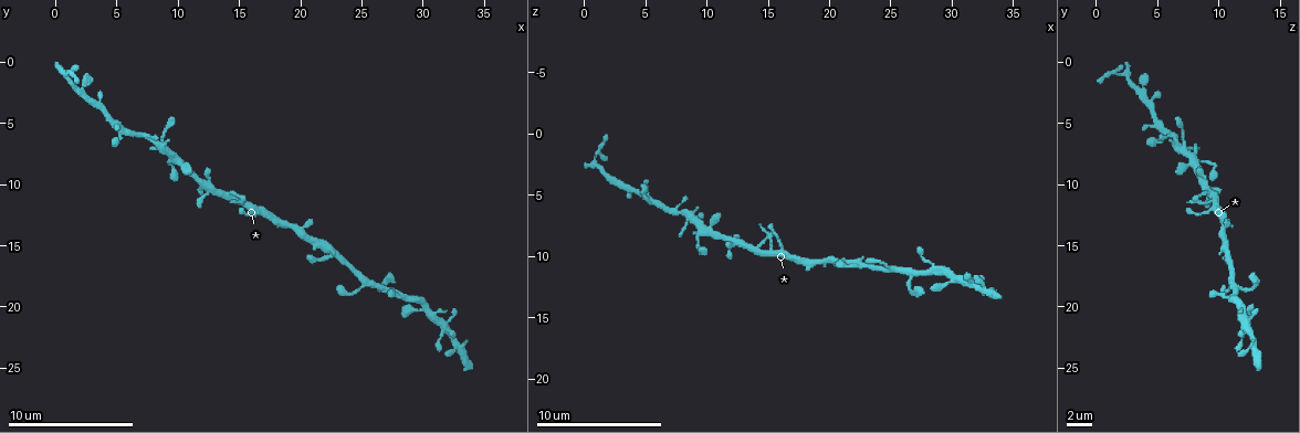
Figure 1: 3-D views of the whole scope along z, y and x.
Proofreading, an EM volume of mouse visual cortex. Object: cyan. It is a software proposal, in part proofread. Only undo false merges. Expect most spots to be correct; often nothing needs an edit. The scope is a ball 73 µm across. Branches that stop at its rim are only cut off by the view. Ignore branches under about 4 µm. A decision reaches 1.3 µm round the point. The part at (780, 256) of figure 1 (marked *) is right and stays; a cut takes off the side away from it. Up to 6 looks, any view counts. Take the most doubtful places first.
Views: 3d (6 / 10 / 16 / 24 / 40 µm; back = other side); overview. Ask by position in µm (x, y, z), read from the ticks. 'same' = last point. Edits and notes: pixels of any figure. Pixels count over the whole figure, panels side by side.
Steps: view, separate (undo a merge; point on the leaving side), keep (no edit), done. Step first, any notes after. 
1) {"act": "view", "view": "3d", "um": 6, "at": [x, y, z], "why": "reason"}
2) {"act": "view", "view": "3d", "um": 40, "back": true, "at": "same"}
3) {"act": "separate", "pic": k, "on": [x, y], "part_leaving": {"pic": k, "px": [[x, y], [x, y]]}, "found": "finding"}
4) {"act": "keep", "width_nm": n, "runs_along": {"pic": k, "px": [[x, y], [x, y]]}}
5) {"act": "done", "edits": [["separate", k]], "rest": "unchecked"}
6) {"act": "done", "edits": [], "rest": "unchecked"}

{"act": "view", "view": "3d", "um": 10, "at": [6.2, 6.0, 5.8], "why": "three-way junction"}

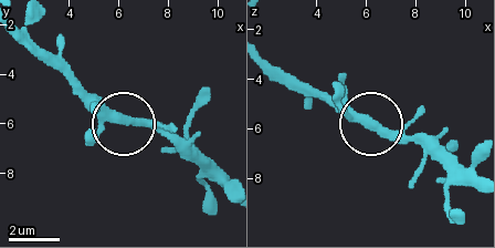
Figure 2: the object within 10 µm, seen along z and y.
{"act": "keep", "arms": 3, "runs_along": {"pic": 2, "px": [[474, 187], [404, 136], [360, 124], [317, 90]]}, "found": "all the same neuron"}

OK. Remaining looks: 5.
{"act": "view", "view": "3d", "um": 6, "at": [1.6, 2.0, 3.0], "why": "calibre changes"}

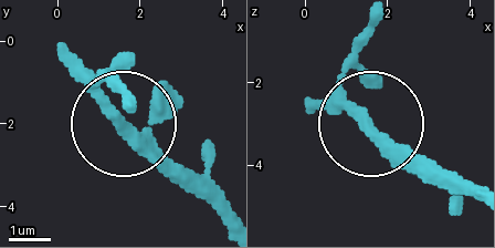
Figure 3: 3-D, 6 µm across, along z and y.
{"act": "keep", "found": "all the same neuron"}

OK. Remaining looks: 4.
{"act": "view", "view": "3d", "um": 6, "at": [11.6, 9.6, 8.4], "why": "side arm on a straight run"}

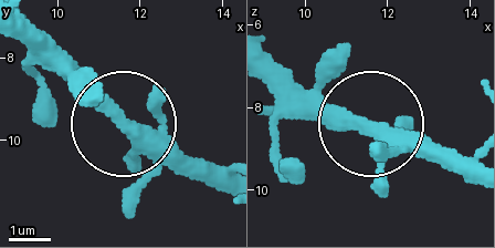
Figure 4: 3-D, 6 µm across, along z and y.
{"act": "keep", "found": "continuous, no second neuron"}

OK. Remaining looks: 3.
{"act": "done", "edits": [], "rest": "unchecked"}

